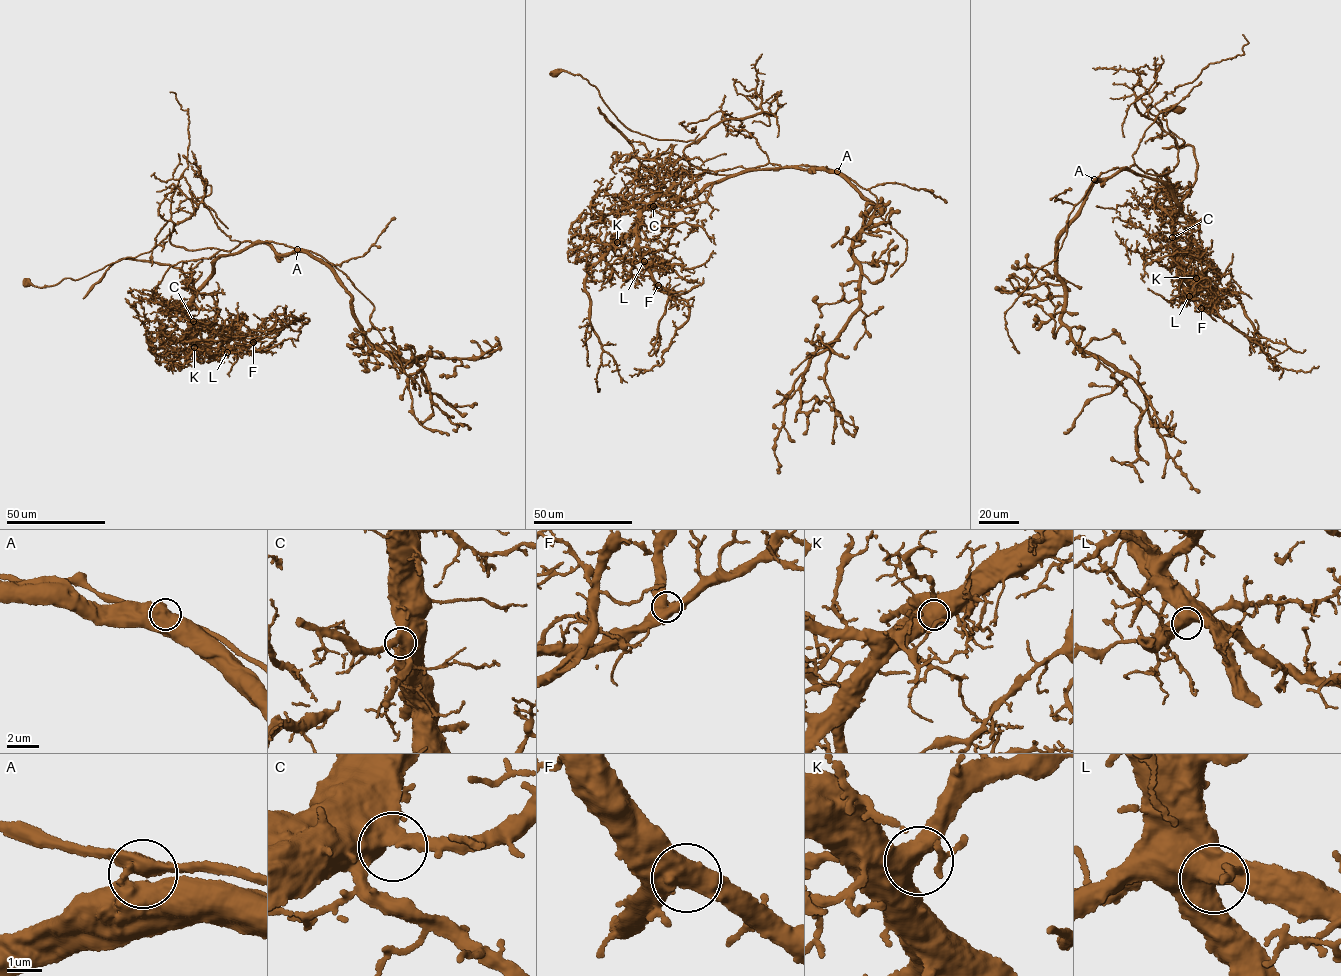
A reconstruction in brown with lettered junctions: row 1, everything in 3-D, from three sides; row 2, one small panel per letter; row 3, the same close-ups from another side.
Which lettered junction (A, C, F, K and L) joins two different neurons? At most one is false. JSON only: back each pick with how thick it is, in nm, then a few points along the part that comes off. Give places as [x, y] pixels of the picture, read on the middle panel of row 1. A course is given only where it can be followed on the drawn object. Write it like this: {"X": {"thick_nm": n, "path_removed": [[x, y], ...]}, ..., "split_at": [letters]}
{"A": {"thick_nm": 650, "path_removed": [[837, 171], [768, 163], [725, 175], [689, 163], [685, 147], [723, 113], [745, 125], [727, 135], [728, 120]]}, "split_at": ["A"]}

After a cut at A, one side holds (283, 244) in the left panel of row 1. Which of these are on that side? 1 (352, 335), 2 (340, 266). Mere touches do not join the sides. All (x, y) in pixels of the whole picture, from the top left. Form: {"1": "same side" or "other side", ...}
{"1": "other side", "2": "same side"}

